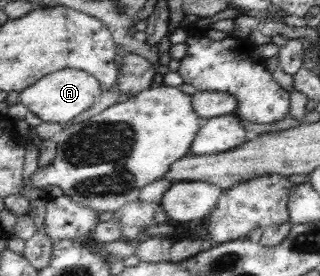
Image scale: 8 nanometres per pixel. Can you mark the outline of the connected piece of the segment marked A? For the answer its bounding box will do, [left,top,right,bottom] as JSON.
[18,69,102,124]

